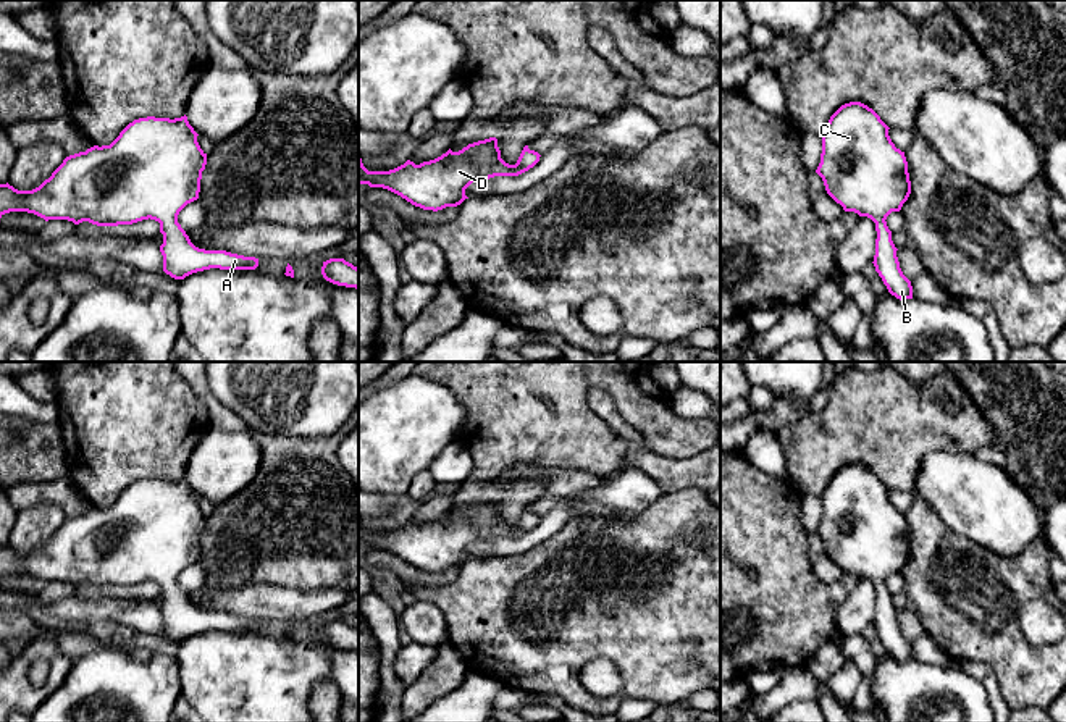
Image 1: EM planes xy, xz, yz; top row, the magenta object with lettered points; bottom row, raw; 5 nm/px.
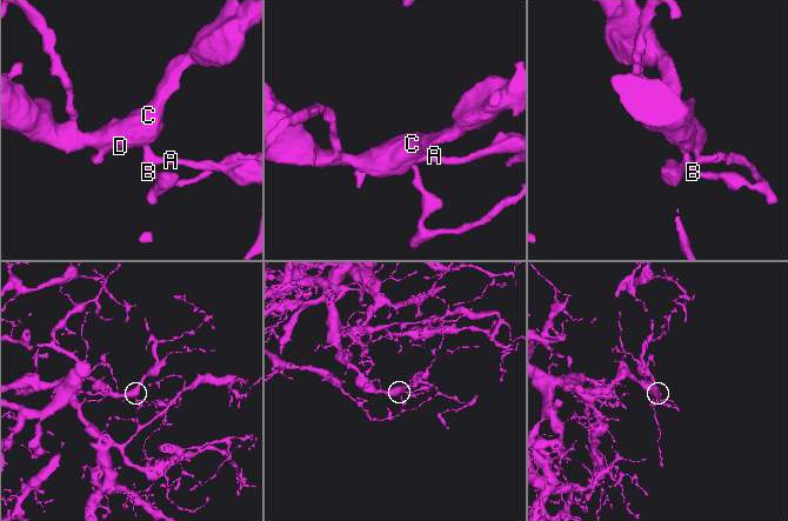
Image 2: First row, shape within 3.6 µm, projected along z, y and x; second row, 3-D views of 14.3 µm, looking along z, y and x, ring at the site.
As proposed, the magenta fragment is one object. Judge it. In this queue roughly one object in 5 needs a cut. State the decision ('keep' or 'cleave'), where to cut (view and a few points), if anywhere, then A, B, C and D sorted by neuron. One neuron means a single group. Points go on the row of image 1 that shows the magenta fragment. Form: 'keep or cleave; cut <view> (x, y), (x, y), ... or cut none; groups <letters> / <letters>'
keep; cut none; groups A B C D

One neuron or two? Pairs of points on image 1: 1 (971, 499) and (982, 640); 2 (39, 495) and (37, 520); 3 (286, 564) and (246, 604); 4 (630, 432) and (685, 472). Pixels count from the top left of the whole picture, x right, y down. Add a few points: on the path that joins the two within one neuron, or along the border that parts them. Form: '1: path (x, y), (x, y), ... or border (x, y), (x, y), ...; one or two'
1: border (942, 520), (953, 532), (997, 554), (1010, 556); two
2: border (18, 511), (54, 504), (67, 517); two
3: border (231, 588), (275, 583), (306, 591); two
4: path (637, 448), (654, 465), (669, 472); one

